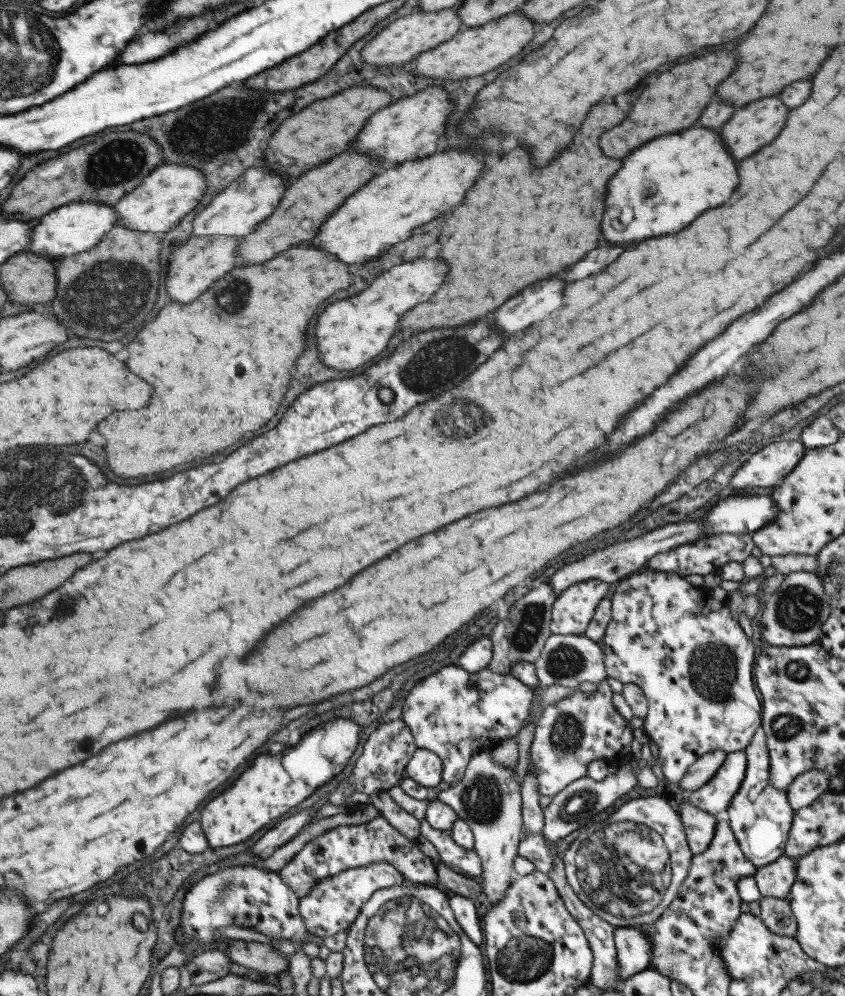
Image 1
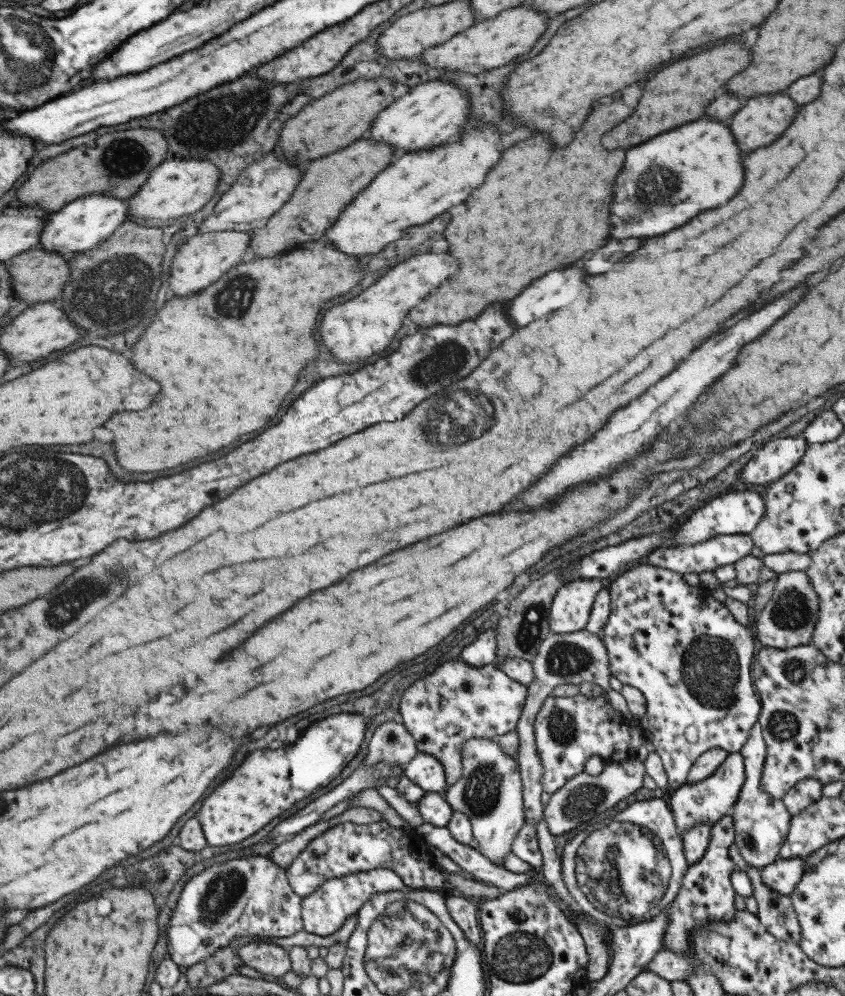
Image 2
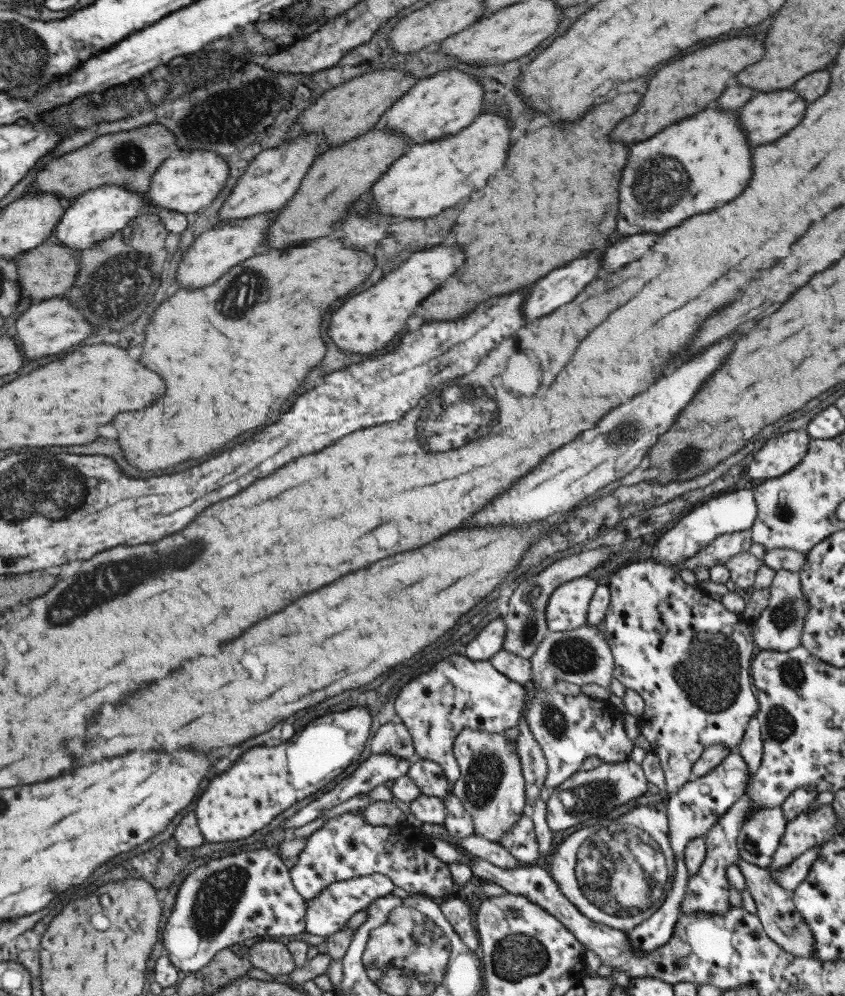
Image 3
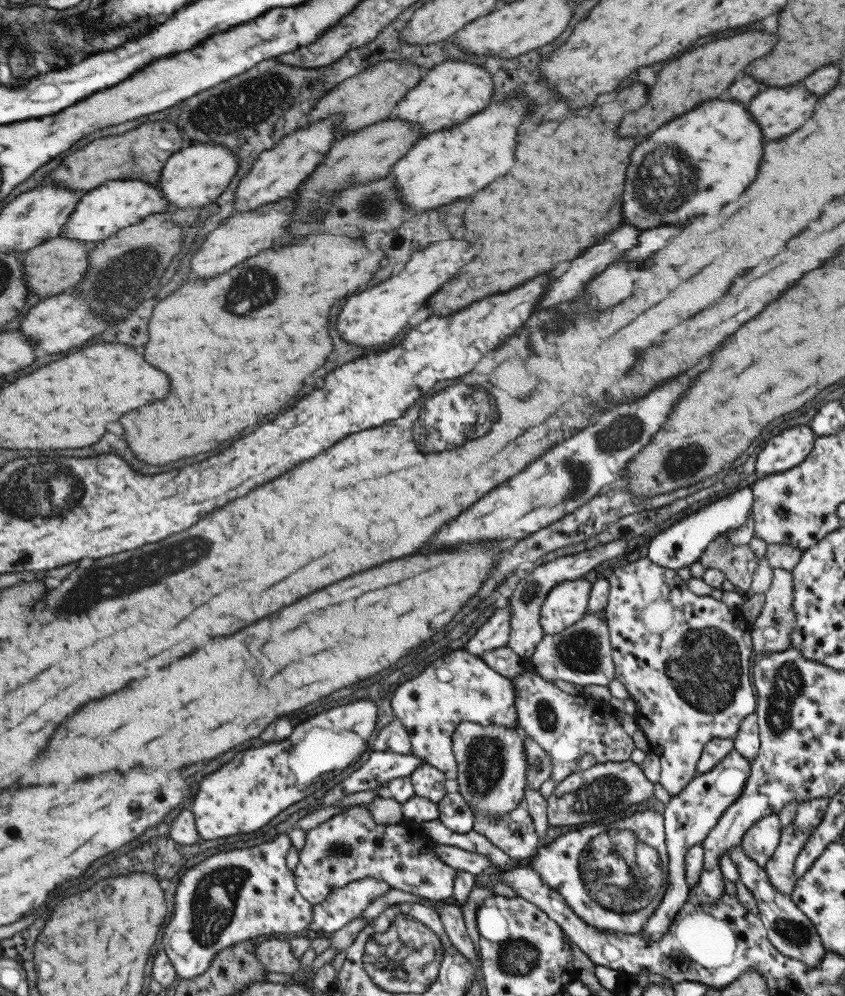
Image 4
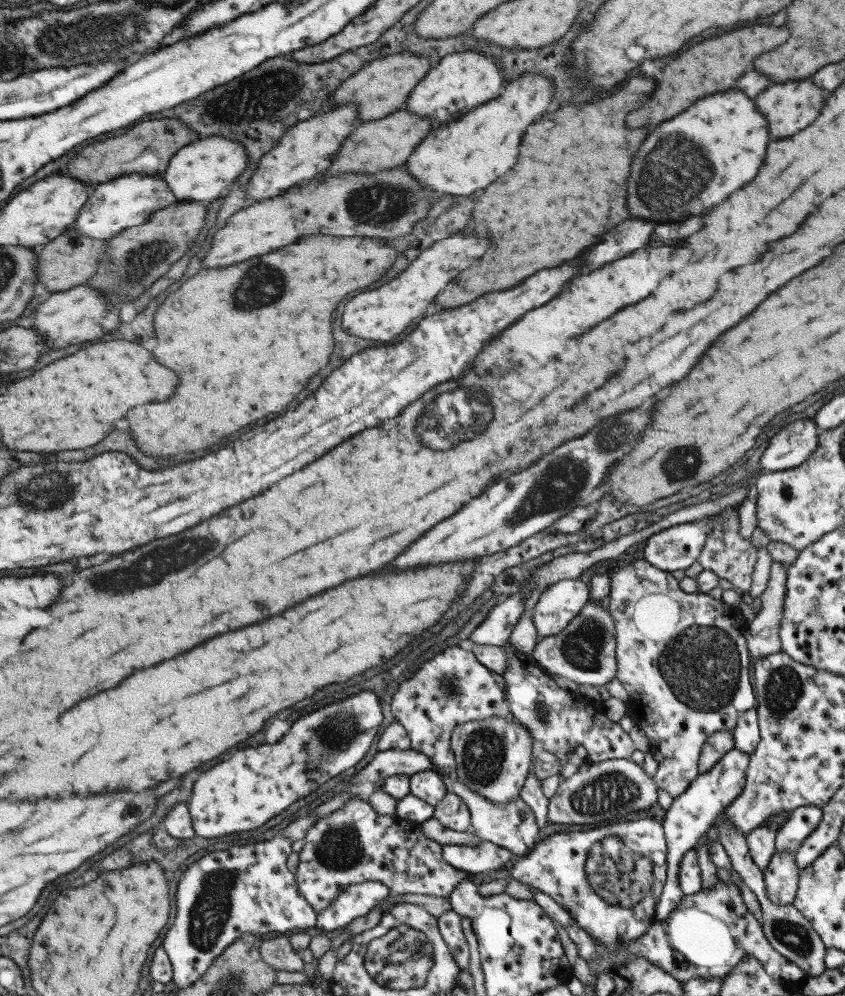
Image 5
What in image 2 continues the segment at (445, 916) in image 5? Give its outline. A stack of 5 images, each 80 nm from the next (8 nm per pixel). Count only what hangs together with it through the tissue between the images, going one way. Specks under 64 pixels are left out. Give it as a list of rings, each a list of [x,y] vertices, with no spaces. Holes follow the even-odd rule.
[[[446,893],[444,905],[453,922],[463,931],[466,940],[473,945],[481,942],[481,932],[475,918],[474,901],[458,894]]]

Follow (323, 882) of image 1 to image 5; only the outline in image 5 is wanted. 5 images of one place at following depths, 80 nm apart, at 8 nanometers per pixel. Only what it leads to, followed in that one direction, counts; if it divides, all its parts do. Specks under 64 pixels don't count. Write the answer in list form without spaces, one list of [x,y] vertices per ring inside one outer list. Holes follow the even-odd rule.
[[[360,882],[351,884],[343,889],[332,901],[327,908],[316,913],[316,927],[319,932],[333,936],[335,929],[343,929],[350,920],[363,916],[378,904],[380,900],[387,898],[388,888],[380,882]]]

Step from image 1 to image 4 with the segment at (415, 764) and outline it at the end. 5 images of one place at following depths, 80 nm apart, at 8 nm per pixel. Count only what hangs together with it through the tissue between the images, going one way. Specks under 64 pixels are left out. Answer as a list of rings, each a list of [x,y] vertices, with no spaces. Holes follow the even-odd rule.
[[[422,762],[408,776],[412,784],[414,794],[421,798],[427,798],[431,802],[439,802],[445,796],[443,782],[445,775],[430,764]]]

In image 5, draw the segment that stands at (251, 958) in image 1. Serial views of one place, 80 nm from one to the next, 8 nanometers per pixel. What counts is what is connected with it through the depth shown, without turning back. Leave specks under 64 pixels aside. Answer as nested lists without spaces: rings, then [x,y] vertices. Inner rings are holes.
[[[277,936],[261,941],[259,947],[260,957],[276,971],[299,972],[304,962],[301,954],[293,951],[287,936]]]

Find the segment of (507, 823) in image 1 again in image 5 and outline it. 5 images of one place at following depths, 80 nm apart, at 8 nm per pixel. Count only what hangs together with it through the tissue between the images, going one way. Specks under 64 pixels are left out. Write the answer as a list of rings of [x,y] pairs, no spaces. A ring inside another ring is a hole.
[[[489,717],[457,725],[450,736],[456,769],[453,777],[480,797],[497,805],[514,801],[532,765],[533,739],[527,729],[509,717]]]

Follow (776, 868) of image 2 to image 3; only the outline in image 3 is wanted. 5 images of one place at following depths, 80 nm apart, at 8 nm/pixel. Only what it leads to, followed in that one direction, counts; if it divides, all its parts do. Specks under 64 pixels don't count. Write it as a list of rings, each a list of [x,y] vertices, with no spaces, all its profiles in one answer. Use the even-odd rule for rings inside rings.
[[[820,845],[812,846],[795,857],[786,868],[769,870],[772,879],[787,893],[791,891],[807,876],[811,863],[815,860]]]

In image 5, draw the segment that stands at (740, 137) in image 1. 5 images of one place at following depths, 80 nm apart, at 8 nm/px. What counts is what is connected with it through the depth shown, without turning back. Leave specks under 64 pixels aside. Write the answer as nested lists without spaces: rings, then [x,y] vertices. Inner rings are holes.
[[[801,80],[801,82],[783,82],[783,84],[773,84],[769,88],[765,88],[761,94],[757,94],[755,98],[755,106],[767,120],[769,124],[769,134],[771,136],[791,136],[803,128],[807,128],[817,116],[819,116],[819,108],[825,100],[825,92],[815,88],[811,84],[811,80]]]

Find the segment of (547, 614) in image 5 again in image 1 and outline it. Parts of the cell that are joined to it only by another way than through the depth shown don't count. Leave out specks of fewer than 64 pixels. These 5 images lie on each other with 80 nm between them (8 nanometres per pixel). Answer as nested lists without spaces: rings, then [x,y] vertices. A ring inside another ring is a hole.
[[[595,581],[579,582],[556,596],[550,612],[551,634],[581,635],[591,621],[601,599],[609,596],[613,585]]]

